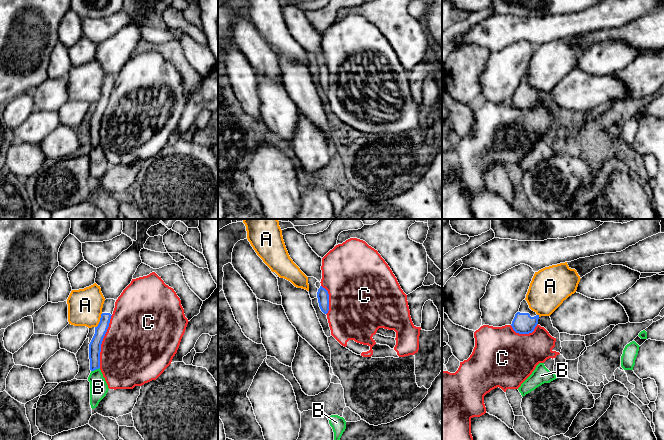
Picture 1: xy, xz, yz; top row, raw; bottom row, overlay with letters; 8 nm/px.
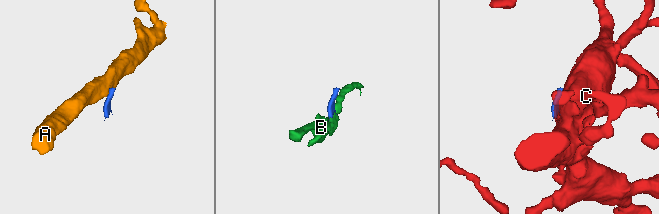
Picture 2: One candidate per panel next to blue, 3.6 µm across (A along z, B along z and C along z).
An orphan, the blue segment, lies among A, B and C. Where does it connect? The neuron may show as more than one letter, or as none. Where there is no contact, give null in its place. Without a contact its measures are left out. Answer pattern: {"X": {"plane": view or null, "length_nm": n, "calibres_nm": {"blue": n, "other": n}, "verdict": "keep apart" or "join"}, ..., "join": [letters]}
{"A": {"plane": "xy", "length_nm": 130, "calibres_nm": {"blue": 100, "other": 280}, "verdict": "keep apart"}, "B": {"plane": "xy", "length_nm": 80, "calibres_nm": {"blue": 100, "other": 140}, "verdict": "join"}, "C": {"plane": "xy", "length_nm": 440, "calibres_nm": {"blue": 100, "other": 500}, "verdict": "keep apart"}, "join": ["B"]}

